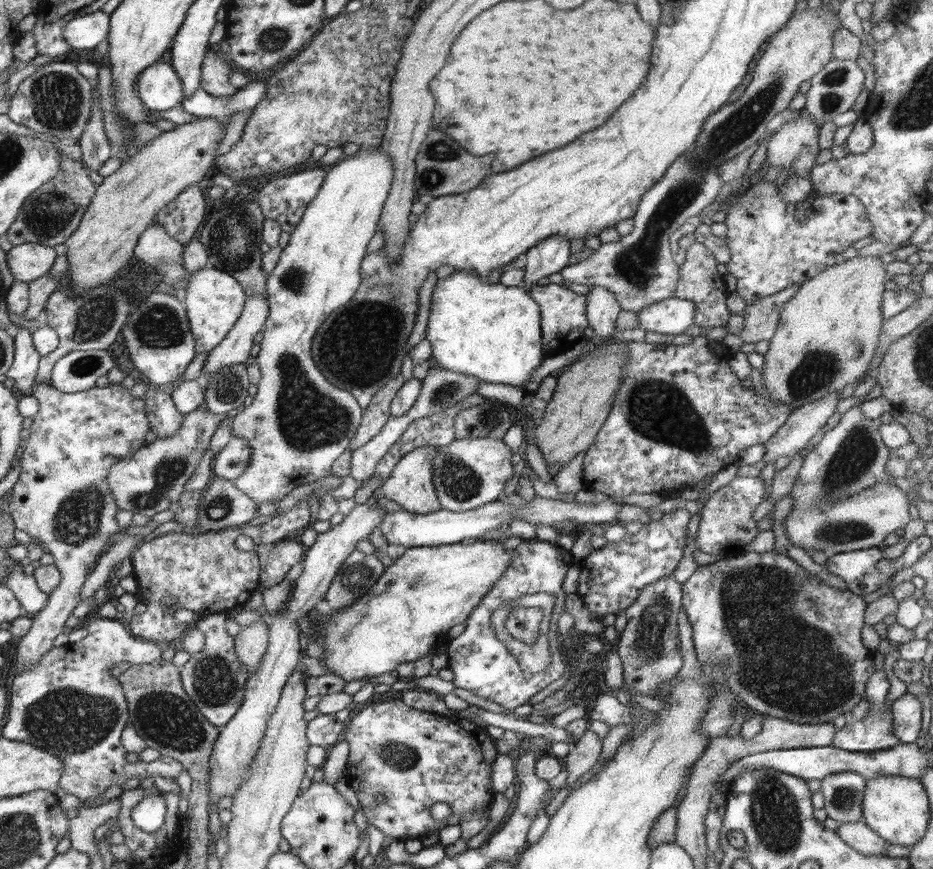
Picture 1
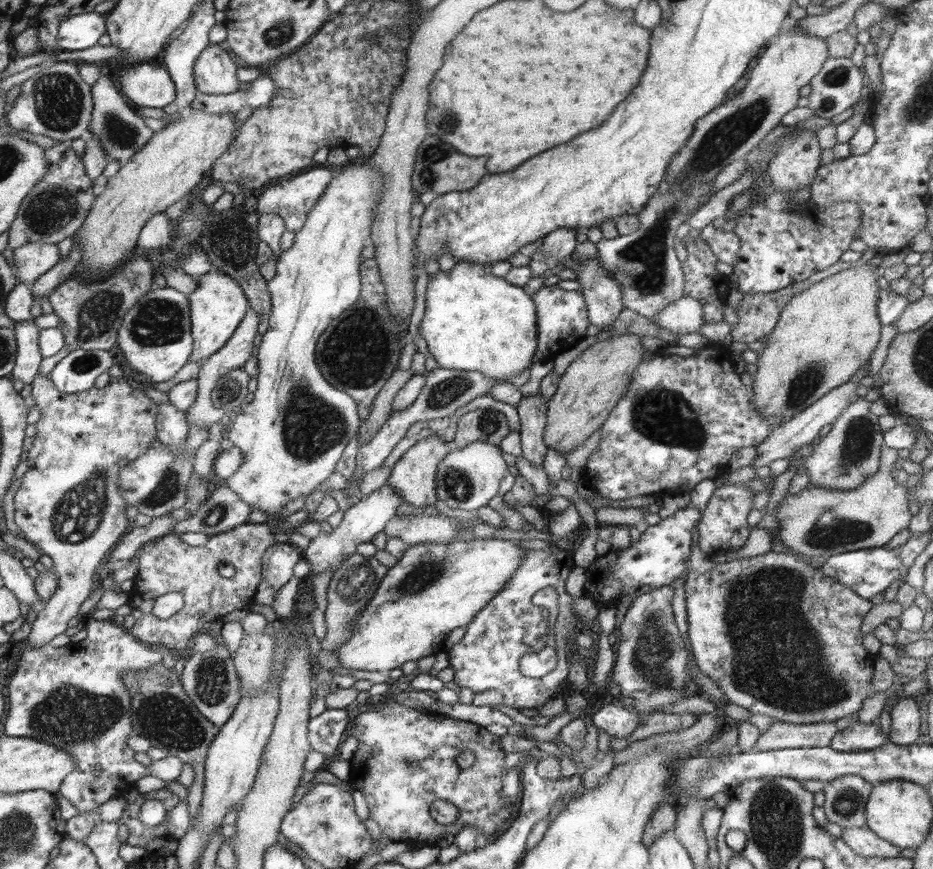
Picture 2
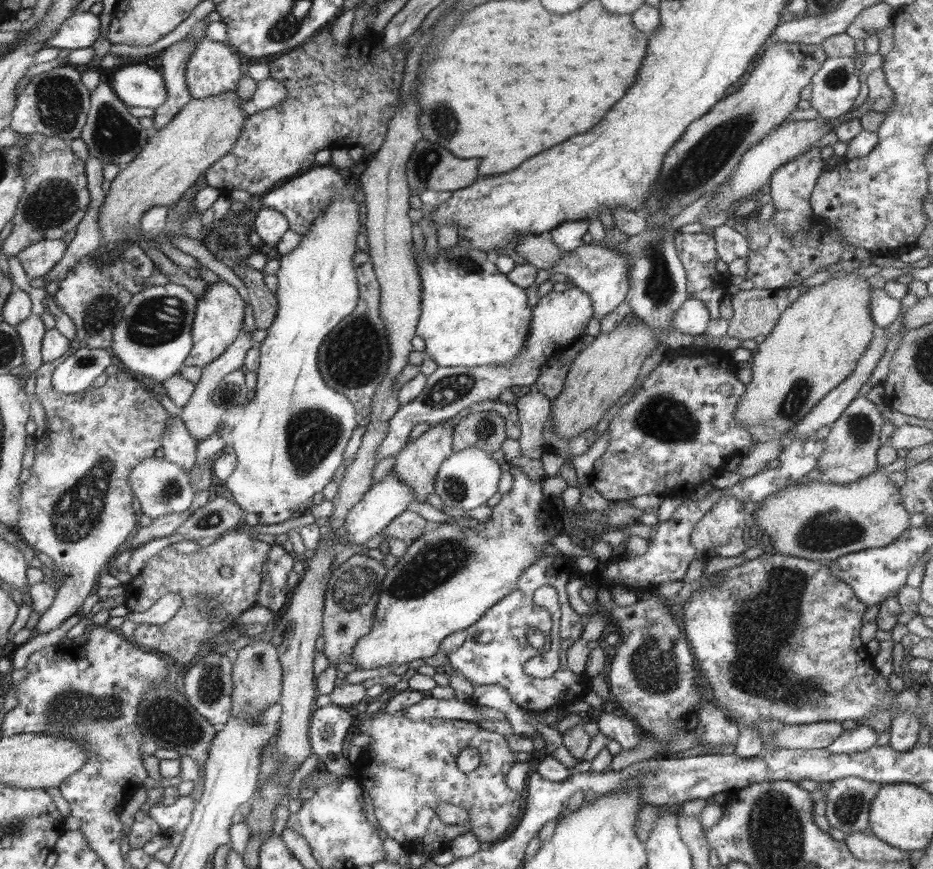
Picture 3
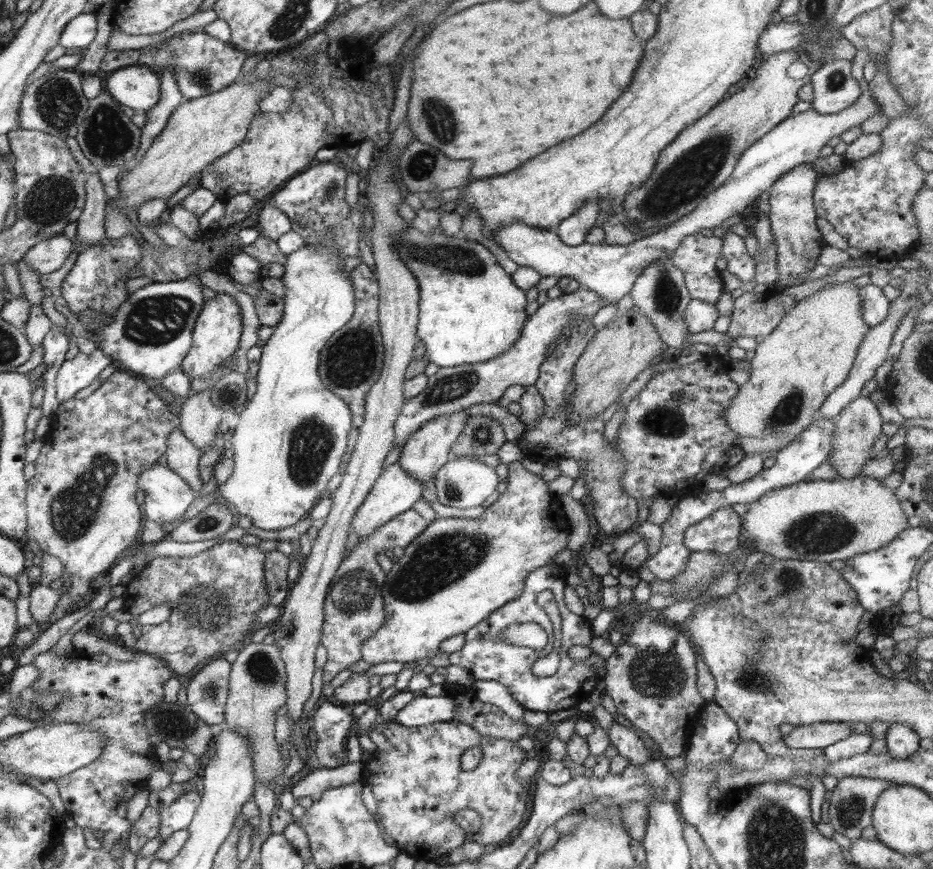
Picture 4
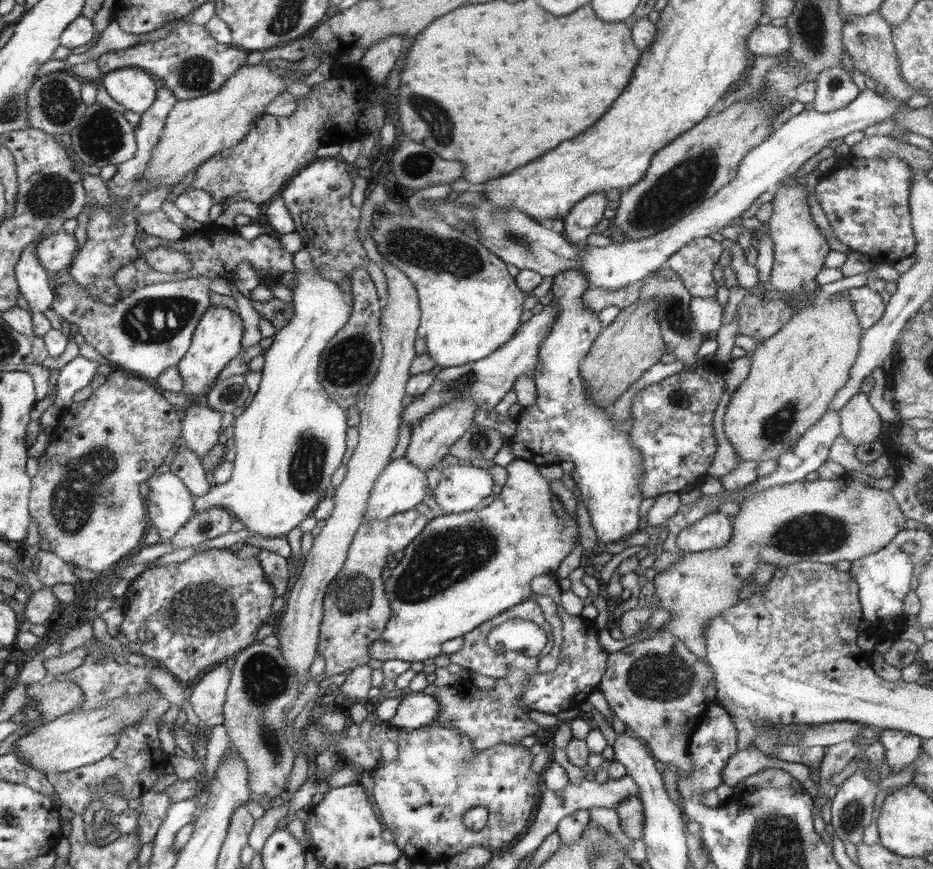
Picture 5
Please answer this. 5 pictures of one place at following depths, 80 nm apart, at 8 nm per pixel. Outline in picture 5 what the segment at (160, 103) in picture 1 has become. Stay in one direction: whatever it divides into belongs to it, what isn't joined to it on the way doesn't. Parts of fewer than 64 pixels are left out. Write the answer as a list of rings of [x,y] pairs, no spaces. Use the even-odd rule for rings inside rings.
[[[123,68],[103,76],[102,86],[118,104],[142,115],[157,99],[158,88],[152,75],[142,68]]]

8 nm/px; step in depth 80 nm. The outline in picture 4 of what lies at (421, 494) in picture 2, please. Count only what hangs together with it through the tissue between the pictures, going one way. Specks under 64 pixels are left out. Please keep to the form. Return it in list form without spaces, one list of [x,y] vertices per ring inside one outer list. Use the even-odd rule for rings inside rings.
[[[458,411],[426,421],[426,424],[420,425],[420,428],[415,430],[404,443],[400,459],[397,462],[404,467],[406,472],[411,474],[411,477],[425,484],[452,458],[452,445],[460,436],[463,426],[467,423],[469,417],[466,411]]]

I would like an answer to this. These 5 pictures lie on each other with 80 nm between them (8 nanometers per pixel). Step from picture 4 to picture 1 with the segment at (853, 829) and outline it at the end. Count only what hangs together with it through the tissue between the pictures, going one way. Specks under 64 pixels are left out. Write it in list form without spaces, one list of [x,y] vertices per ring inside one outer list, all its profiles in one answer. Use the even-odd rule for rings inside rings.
[[[855,772],[830,774],[821,780],[820,792],[825,797],[828,818],[839,824],[858,822],[863,818],[863,796],[867,780]]]

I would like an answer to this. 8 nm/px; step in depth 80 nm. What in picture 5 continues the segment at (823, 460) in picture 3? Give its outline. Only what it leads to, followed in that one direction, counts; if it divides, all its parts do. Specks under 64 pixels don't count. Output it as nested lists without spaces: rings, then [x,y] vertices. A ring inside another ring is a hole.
[[[858,391],[840,410],[842,436],[854,446],[868,446],[884,428],[881,416],[874,410],[869,396]]]

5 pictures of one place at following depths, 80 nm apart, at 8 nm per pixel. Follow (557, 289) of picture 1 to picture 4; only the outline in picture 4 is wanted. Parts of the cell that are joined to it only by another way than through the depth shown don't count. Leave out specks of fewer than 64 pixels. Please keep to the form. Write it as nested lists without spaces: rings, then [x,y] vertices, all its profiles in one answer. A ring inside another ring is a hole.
[[[581,286],[574,292],[562,294],[556,299],[548,299],[540,305],[534,314],[526,319],[520,336],[509,346],[510,350],[504,352],[504,356],[482,362],[482,364],[439,367],[436,374],[429,377],[428,386],[418,396],[405,399],[395,422],[393,448],[406,442],[409,436],[420,428],[420,425],[426,424],[426,421],[464,411],[475,404],[497,403],[506,388],[510,386],[533,385],[539,377],[539,368],[546,360],[548,350],[554,348],[557,338],[562,333],[567,333],[571,322],[579,318],[590,319],[603,306],[605,302],[598,293]]]

